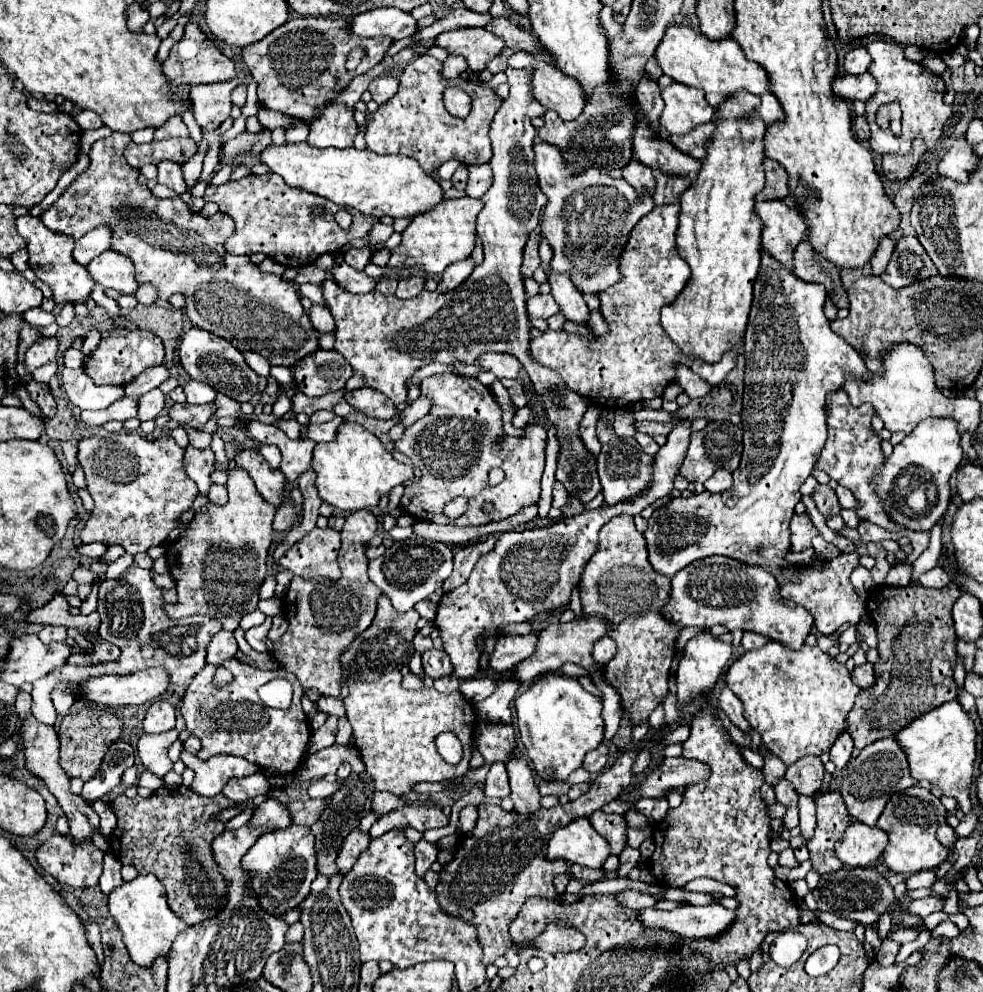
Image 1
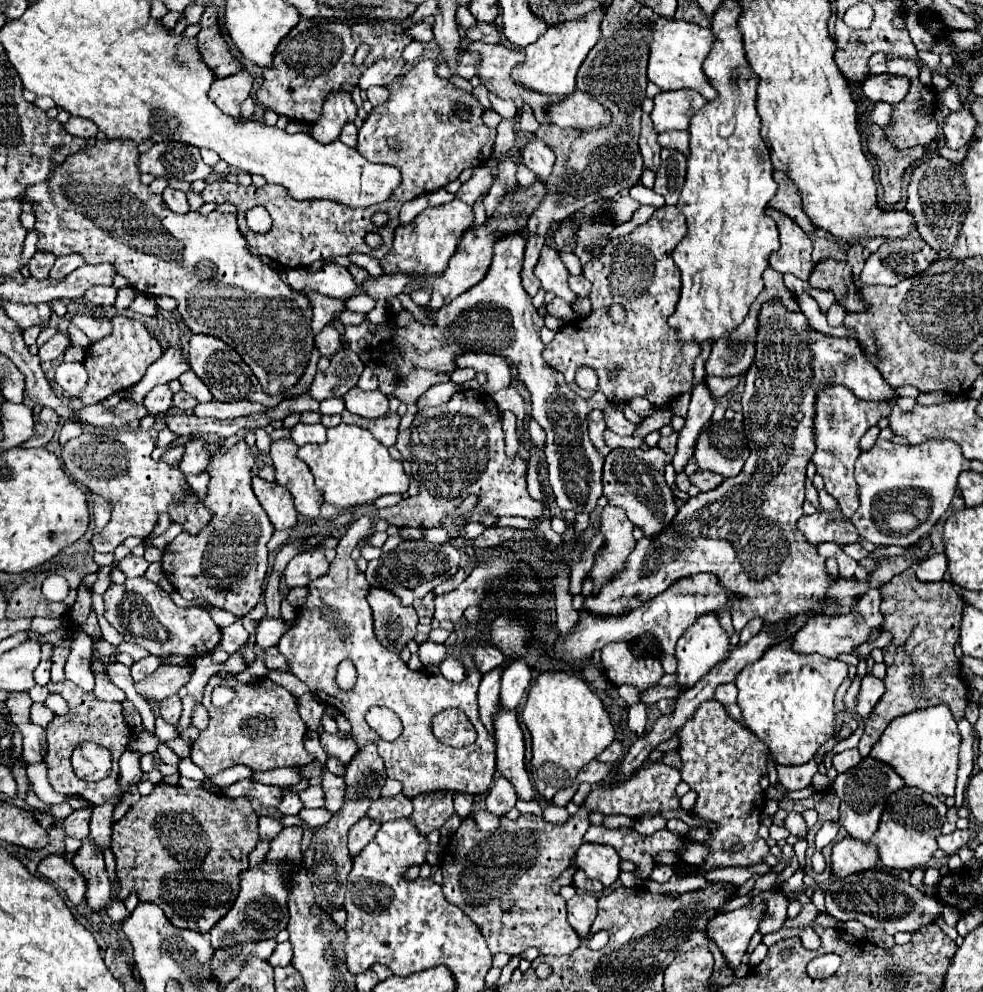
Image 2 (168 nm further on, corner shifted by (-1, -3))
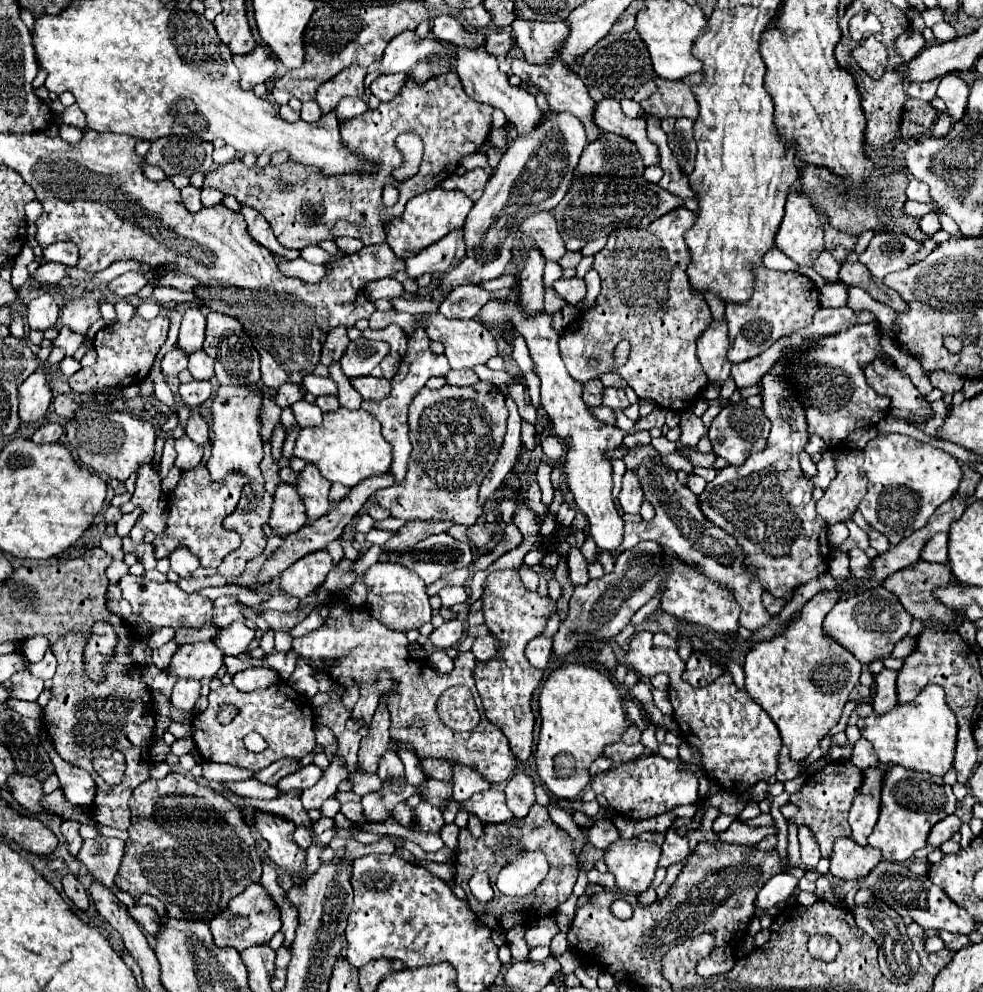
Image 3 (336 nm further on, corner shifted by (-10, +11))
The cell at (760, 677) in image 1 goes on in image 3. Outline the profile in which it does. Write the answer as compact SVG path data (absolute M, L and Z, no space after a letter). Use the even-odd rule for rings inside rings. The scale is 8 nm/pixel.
M834 590L816 594L784 632L756 642L746 654L746 692L774 720L782 744L790 748L790 758L796 762L802 762L830 728L838 724L850 692L860 682L860 662L834 638L824 634L824 618L838 600L840 594Z

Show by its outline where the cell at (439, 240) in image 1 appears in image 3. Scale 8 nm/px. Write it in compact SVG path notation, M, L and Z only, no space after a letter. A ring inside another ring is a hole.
M440 186L414 196L412 200L408 200L406 210L402 216L392 218L390 222L386 222L386 242L392 248L392 252L396 254L396 258L408 258L412 254L418 254L420 250L428 248L430 244L438 242L440 238L444 238L448 232L462 228L464 220L472 208L472 200L460 192L460 190L444 190Z

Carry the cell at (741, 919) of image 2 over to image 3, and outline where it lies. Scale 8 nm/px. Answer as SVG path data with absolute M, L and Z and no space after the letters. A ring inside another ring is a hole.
M790 872L772 876L772 880L768 880L766 886L758 892L756 910L760 910L760 908L772 908L772 906L788 900L790 894L794 892L796 884L798 884L798 880Z

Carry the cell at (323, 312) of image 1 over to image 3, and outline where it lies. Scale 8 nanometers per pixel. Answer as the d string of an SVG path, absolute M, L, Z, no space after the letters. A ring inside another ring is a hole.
M338 326L336 330L330 330L326 336L326 342L322 346L322 358L320 362L328 368L332 362L338 362L344 356L344 350L348 346L348 334L344 326Z

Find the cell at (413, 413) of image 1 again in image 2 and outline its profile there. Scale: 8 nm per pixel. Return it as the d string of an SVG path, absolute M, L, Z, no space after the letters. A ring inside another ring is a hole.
M451 380L445 382L445 384L435 384L435 388L429 388L423 396L419 396L419 400L417 400L419 412L421 412L423 408L431 408L431 406L441 406L441 404L445 404L455 390L457 390L457 388L455 388L455 384L453 384Z

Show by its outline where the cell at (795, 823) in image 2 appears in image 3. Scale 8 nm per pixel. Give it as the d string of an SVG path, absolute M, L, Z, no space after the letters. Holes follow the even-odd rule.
M800 826L800 830L798 830L798 840L800 840L802 862L814 870L816 864L818 864L818 860L820 860L820 850L818 850L816 840L812 838L812 832L810 832L806 826Z

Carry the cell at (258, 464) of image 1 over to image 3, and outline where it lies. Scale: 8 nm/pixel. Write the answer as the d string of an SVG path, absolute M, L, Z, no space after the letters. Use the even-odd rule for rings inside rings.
M280 484L274 492L274 504L270 514L270 528L286 538L288 534L298 532L306 524L306 510L302 498L298 496L296 488L290 484Z

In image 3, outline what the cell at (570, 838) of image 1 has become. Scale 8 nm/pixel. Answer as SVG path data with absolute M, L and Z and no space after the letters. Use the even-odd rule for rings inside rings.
M620 838L606 850L604 862L616 876L616 886L638 896L652 886L660 854L662 850L658 844L642 842L638 838Z

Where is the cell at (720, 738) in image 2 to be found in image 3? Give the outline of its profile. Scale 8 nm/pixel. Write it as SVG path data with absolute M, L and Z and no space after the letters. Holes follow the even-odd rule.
M638 632L632 642L632 650L626 654L626 668L634 668L643 677L653 677L655 672L666 672L670 676L670 700L674 708L674 720L690 746L696 746L702 752L702 762L708 770L708 776L716 778L726 792L744 794L758 780L766 780L776 774L778 752L782 748L780 732L772 718L748 696L746 690L740 690L730 672L724 672L716 682L694 688L684 682L684 660L672 648L658 648L652 644L650 632Z

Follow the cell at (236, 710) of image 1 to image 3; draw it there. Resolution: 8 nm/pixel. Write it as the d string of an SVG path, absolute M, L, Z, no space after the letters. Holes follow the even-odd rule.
M272 684L270 688L260 688L254 692L240 692L234 686L220 686L218 690L212 690L208 694L208 700L210 706L204 712L196 714L192 720L192 738L196 738L194 740L196 748L200 756L208 762L232 764L248 770L262 770L282 758L300 760L316 748L312 706L302 694L298 694L288 684ZM222 704L234 704L240 710L238 716L228 726L222 726L216 720L216 714ZM250 732L260 732L266 738L268 742L266 752L254 754L244 748L244 736Z

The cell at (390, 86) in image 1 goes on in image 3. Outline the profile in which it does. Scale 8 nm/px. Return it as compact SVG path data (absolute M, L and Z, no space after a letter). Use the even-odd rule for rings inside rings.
M382 74L370 84L370 90L380 102L390 102L396 94L400 94L406 80L408 80L406 74L388 74L388 76Z

